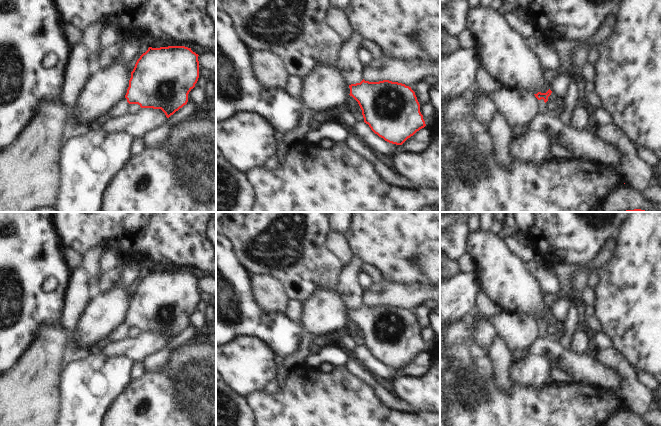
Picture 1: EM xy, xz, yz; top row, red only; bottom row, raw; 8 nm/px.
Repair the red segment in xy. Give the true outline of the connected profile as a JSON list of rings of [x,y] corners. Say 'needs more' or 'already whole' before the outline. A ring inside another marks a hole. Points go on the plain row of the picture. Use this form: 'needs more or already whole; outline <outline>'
needs more; outline [[[185,270],[149,271],[137,284],[129,311],[123,323],[111,331],[105,342],[118,342],[127,338],[129,328],[138,328],[141,332],[161,333],[167,342],[188,326],[188,318],[199,302],[198,278]]]

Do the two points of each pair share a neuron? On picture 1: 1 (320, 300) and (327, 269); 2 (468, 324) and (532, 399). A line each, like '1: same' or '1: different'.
1: different
2: same

